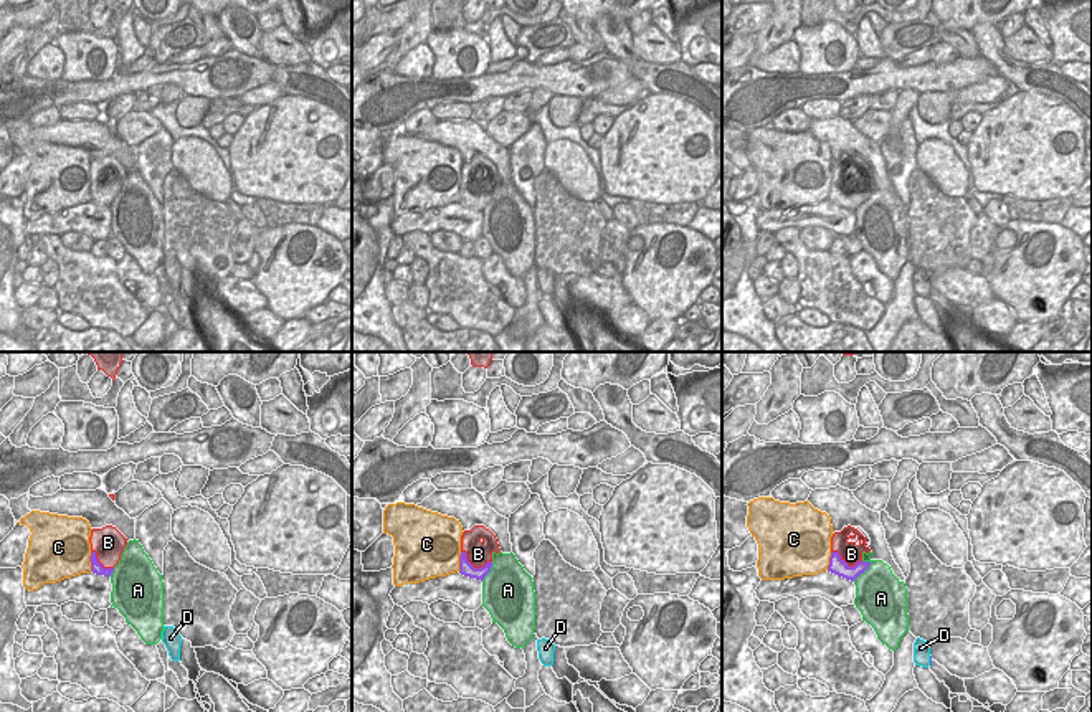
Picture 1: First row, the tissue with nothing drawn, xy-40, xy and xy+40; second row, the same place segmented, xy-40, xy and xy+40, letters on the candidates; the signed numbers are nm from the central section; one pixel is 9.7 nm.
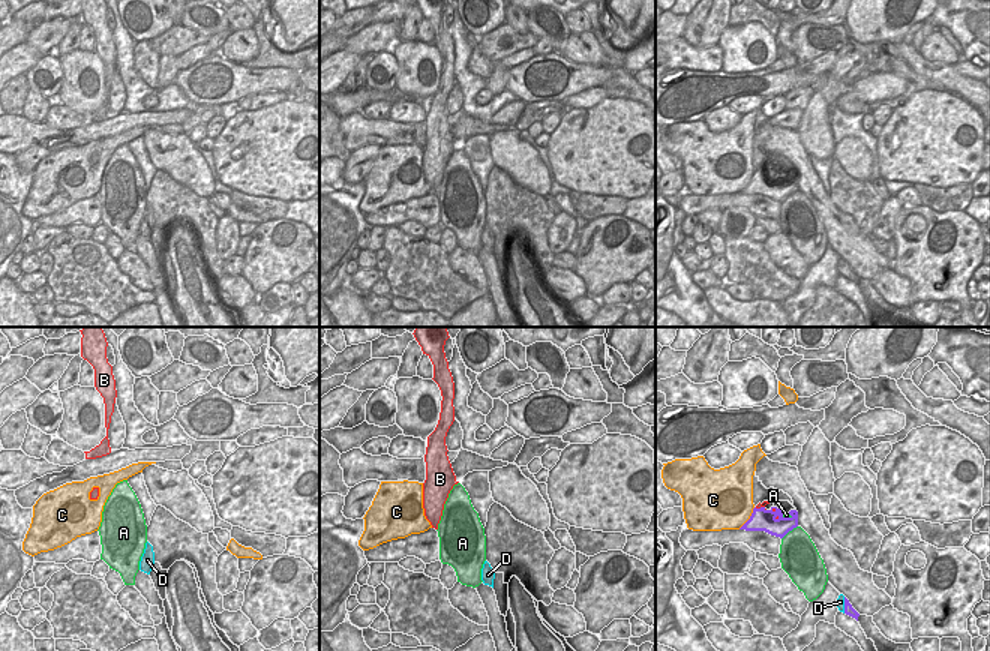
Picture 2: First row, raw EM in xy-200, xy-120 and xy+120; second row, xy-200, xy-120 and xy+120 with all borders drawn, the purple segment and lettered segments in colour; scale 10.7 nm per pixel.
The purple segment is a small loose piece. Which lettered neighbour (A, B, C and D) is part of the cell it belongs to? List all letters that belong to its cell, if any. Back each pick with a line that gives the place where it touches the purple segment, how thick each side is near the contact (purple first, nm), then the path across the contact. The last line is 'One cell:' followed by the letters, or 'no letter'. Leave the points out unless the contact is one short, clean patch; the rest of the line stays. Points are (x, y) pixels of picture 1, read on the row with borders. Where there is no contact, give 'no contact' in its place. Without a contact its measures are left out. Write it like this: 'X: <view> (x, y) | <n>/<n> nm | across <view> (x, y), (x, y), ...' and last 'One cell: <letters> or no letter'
B: xy (473, 567) | 140/240 nm
One cell: B

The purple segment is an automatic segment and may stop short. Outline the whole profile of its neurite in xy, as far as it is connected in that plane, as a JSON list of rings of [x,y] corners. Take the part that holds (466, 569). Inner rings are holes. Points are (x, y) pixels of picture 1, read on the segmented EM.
[[[474,525],[461,535],[459,573],[484,580],[492,567],[492,553],[499,553],[496,535],[484,525]]]

